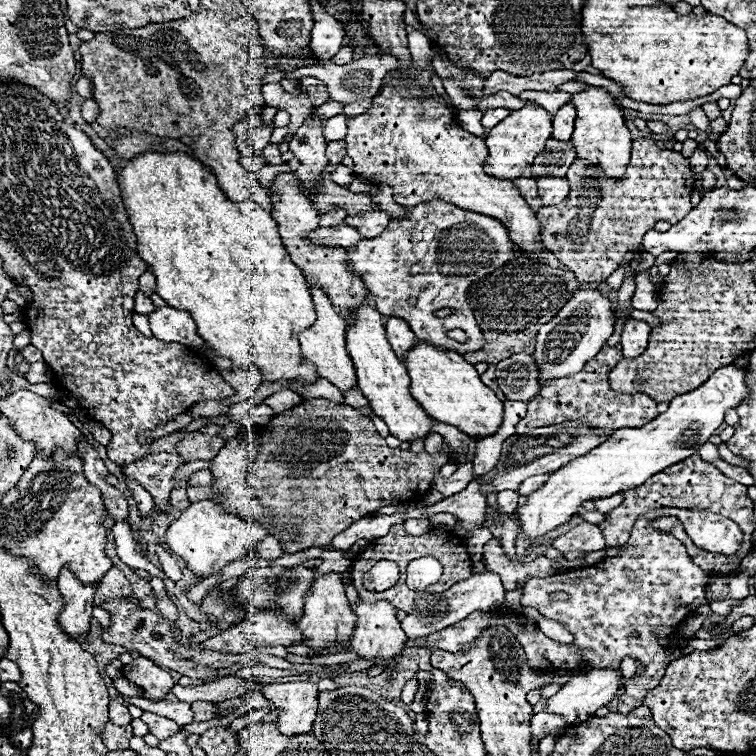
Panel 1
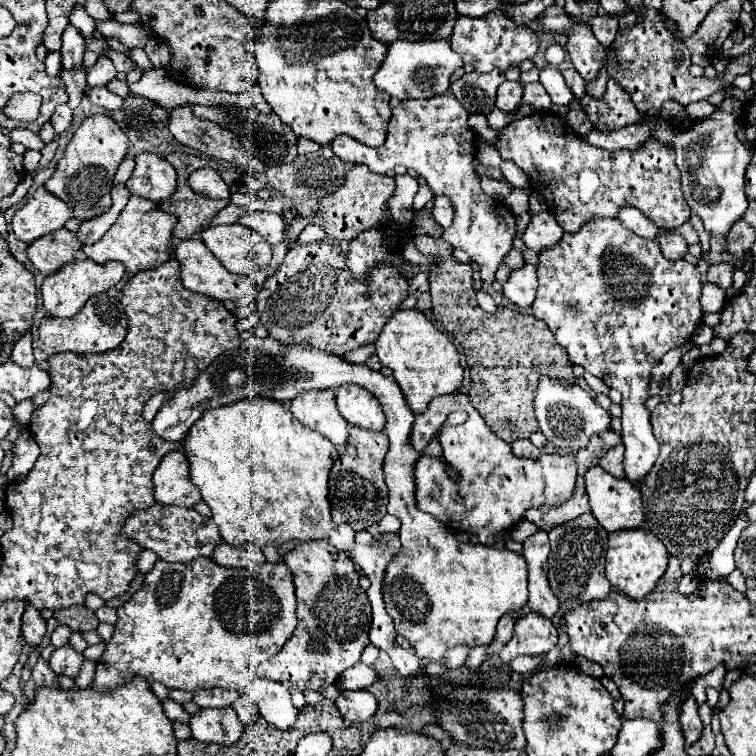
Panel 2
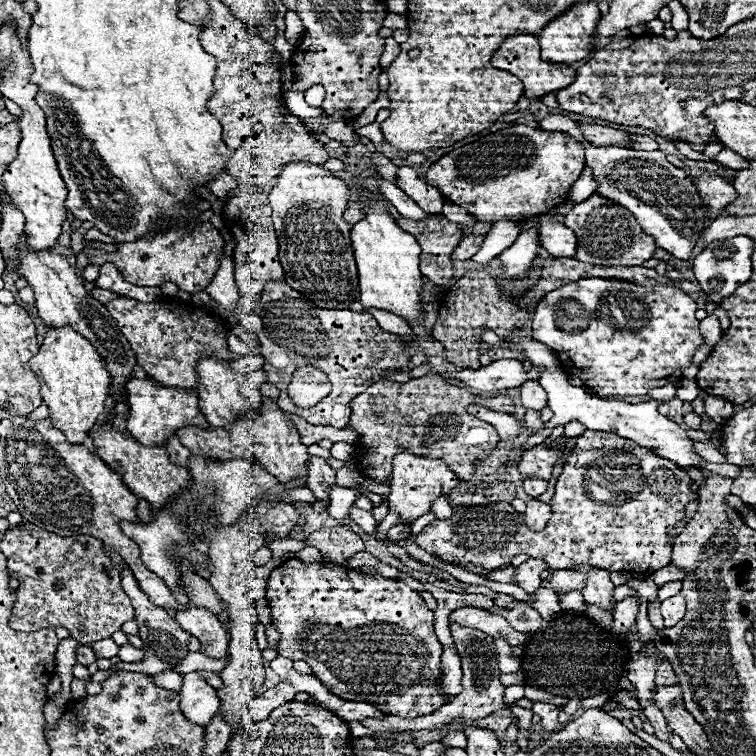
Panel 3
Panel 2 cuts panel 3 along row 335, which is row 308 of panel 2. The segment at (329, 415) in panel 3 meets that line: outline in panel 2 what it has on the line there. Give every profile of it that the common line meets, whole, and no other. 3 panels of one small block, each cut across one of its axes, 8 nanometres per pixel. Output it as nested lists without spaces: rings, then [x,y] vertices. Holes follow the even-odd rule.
[[[330,242],[294,244],[280,268],[256,296],[260,324],[282,344],[312,344],[336,356],[376,342],[376,336],[406,298],[406,278],[392,266],[372,268],[370,282],[358,282],[344,264],[340,246]]]

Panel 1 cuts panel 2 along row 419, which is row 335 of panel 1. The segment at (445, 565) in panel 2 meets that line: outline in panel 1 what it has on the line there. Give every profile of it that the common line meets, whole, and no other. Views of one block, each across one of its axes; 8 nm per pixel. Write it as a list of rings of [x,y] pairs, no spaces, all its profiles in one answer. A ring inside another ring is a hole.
[[[170,306],[156,308],[148,314],[150,328],[154,338],[164,342],[180,342],[190,348],[204,348],[206,342],[196,332],[196,322],[184,310],[176,310]],[[388,318],[386,322],[386,338],[396,352],[396,356],[404,356],[408,352],[408,346],[412,346],[414,332],[410,330],[410,324],[402,318]]]

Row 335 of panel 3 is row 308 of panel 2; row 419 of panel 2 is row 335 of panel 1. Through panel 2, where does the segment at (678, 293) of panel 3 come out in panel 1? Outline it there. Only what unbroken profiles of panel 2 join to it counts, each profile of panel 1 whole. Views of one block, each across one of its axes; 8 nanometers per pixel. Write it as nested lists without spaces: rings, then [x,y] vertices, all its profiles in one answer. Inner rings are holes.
[[[628,320],[624,324],[622,330],[622,352],[624,358],[638,358],[646,346],[648,346],[648,338],[650,338],[650,326],[642,320]]]

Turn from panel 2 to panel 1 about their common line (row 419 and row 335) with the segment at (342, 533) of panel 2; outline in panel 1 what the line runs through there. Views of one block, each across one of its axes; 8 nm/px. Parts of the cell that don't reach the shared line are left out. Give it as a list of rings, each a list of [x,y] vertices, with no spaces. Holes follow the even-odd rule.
[[[144,152],[144,154],[138,154],[134,156],[126,166],[122,166],[122,170],[116,172],[116,182],[120,186],[120,198],[124,202],[124,208],[128,212],[128,220],[132,224],[132,232],[136,234],[136,254],[148,262],[148,268],[150,272],[156,276],[156,294],[160,294],[168,306],[172,308],[178,308],[178,310],[186,310],[192,314],[192,318],[196,320],[198,324],[198,334],[208,342],[208,346],[218,354],[218,356],[224,356],[224,358],[230,358],[238,368],[242,366],[248,366],[248,364],[254,364],[258,368],[262,368],[262,380],[264,382],[276,382],[276,380],[292,380],[292,378],[298,378],[298,380],[308,380],[308,382],[314,382],[318,380],[318,374],[316,370],[310,366],[310,362],[302,362],[300,358],[300,346],[296,342],[296,334],[300,330],[306,330],[314,320],[316,320],[316,314],[312,310],[312,298],[308,294],[308,284],[304,280],[304,274],[302,270],[290,260],[282,240],[280,240],[280,234],[278,234],[278,228],[276,228],[276,222],[274,218],[270,216],[268,210],[264,210],[260,204],[256,202],[232,202],[220,188],[218,188],[218,182],[216,182],[216,176],[196,158],[184,154],[184,152]]]

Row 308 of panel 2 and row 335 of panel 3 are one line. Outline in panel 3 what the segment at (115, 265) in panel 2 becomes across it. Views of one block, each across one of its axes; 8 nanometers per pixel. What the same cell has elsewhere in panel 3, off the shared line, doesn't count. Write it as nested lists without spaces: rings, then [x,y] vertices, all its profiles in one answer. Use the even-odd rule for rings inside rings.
[[[70,326],[48,328],[40,352],[32,356],[30,366],[40,382],[42,402],[50,410],[52,426],[64,432],[68,442],[84,444],[88,432],[104,414],[104,400],[110,394],[110,376],[96,348]]]

